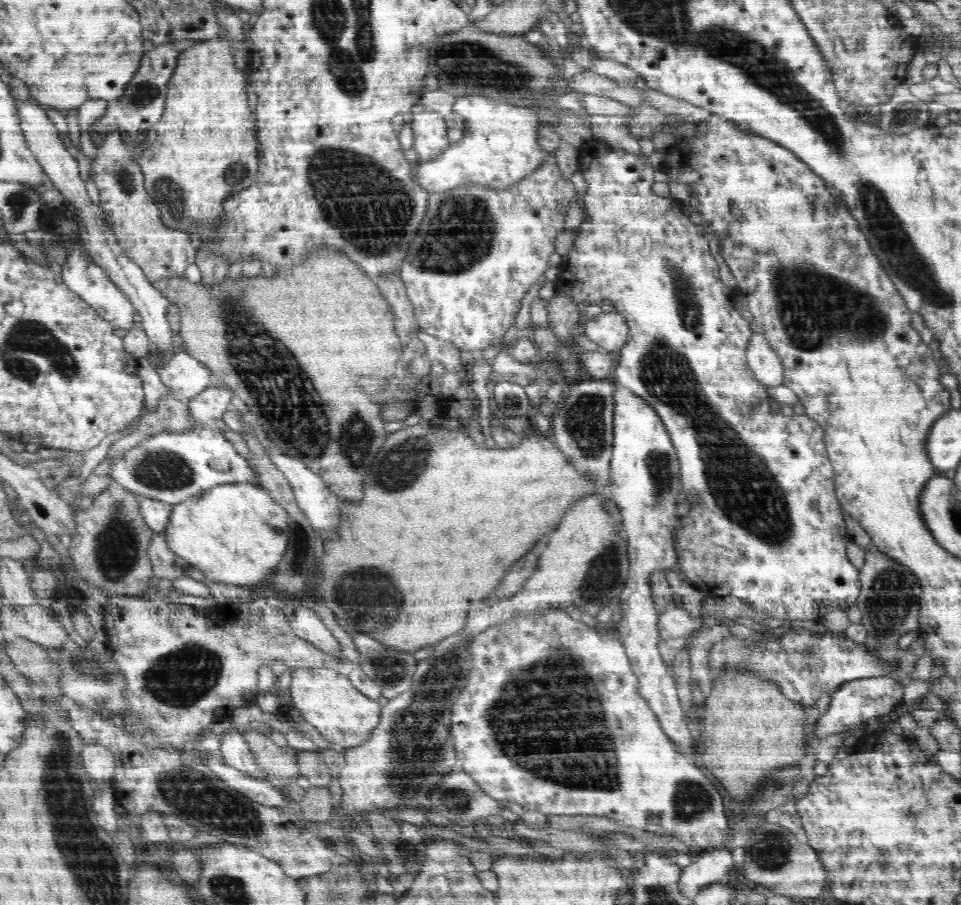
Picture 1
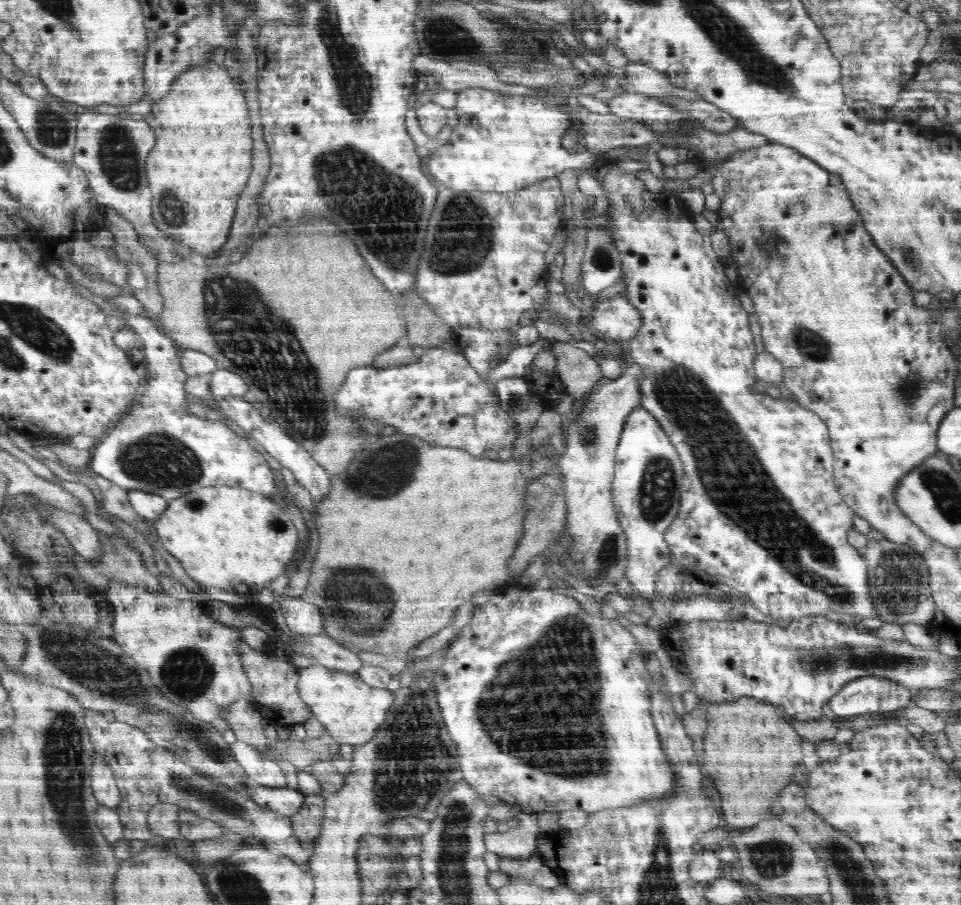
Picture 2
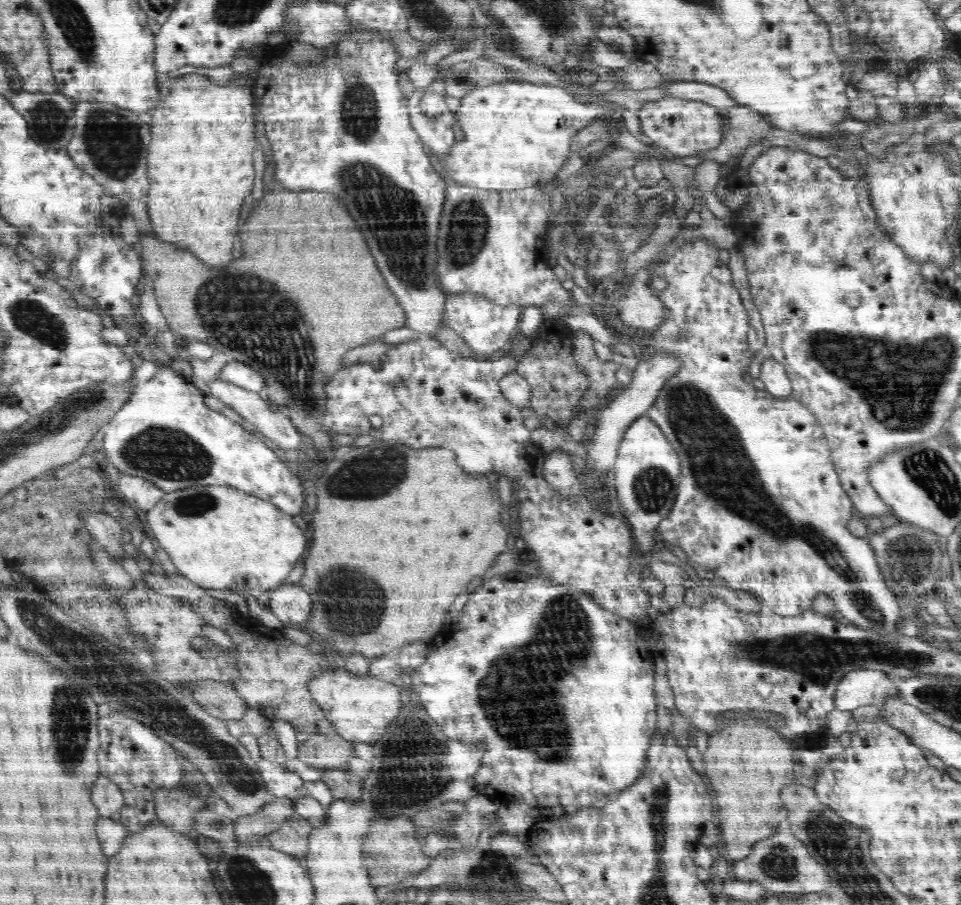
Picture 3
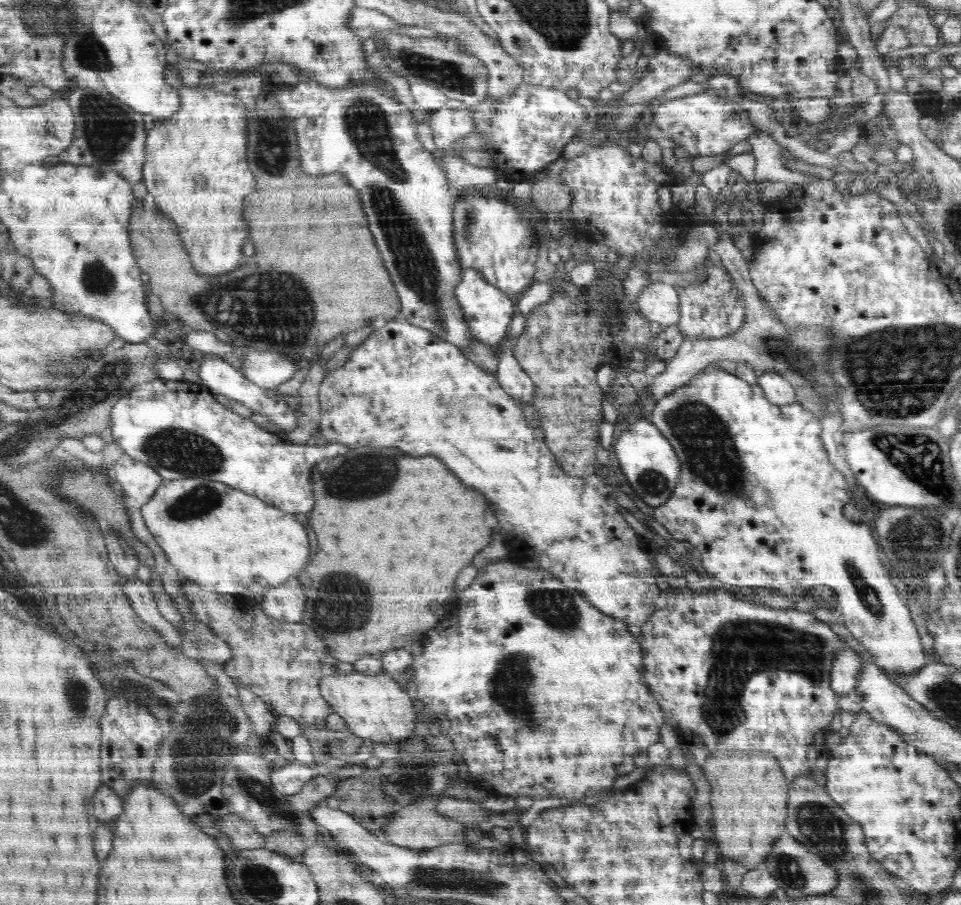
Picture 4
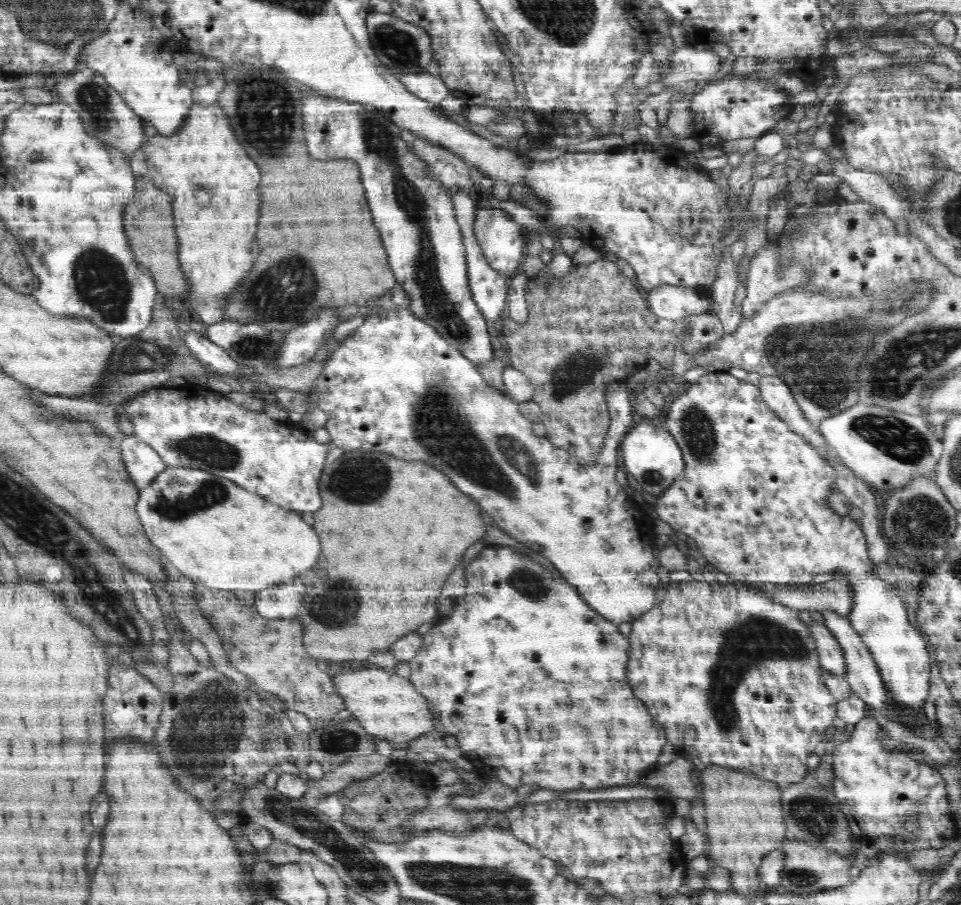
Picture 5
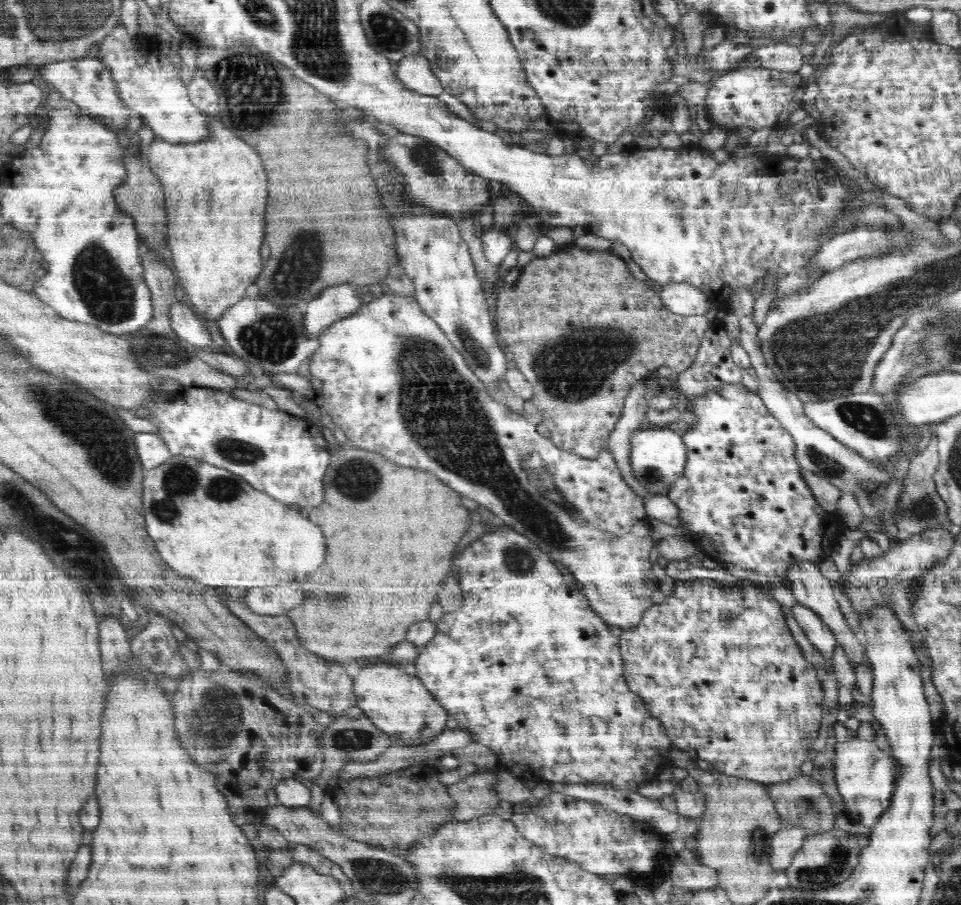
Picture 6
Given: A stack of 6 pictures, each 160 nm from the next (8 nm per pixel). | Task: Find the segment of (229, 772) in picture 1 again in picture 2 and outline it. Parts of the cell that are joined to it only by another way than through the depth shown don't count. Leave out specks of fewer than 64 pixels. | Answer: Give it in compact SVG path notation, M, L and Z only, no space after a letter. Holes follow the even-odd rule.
M260 785L245 786L248 798L268 810L276 810L284 816L291 817L303 805L304 794L299 790L284 788L262 788Z

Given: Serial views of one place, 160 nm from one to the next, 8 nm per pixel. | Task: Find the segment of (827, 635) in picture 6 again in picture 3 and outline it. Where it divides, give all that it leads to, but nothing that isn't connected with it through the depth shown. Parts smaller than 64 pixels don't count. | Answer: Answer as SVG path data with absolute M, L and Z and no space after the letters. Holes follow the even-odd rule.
M852 670L838 684L835 692L838 710L852 712L862 706L882 708L887 699L903 699L892 678L877 670Z

